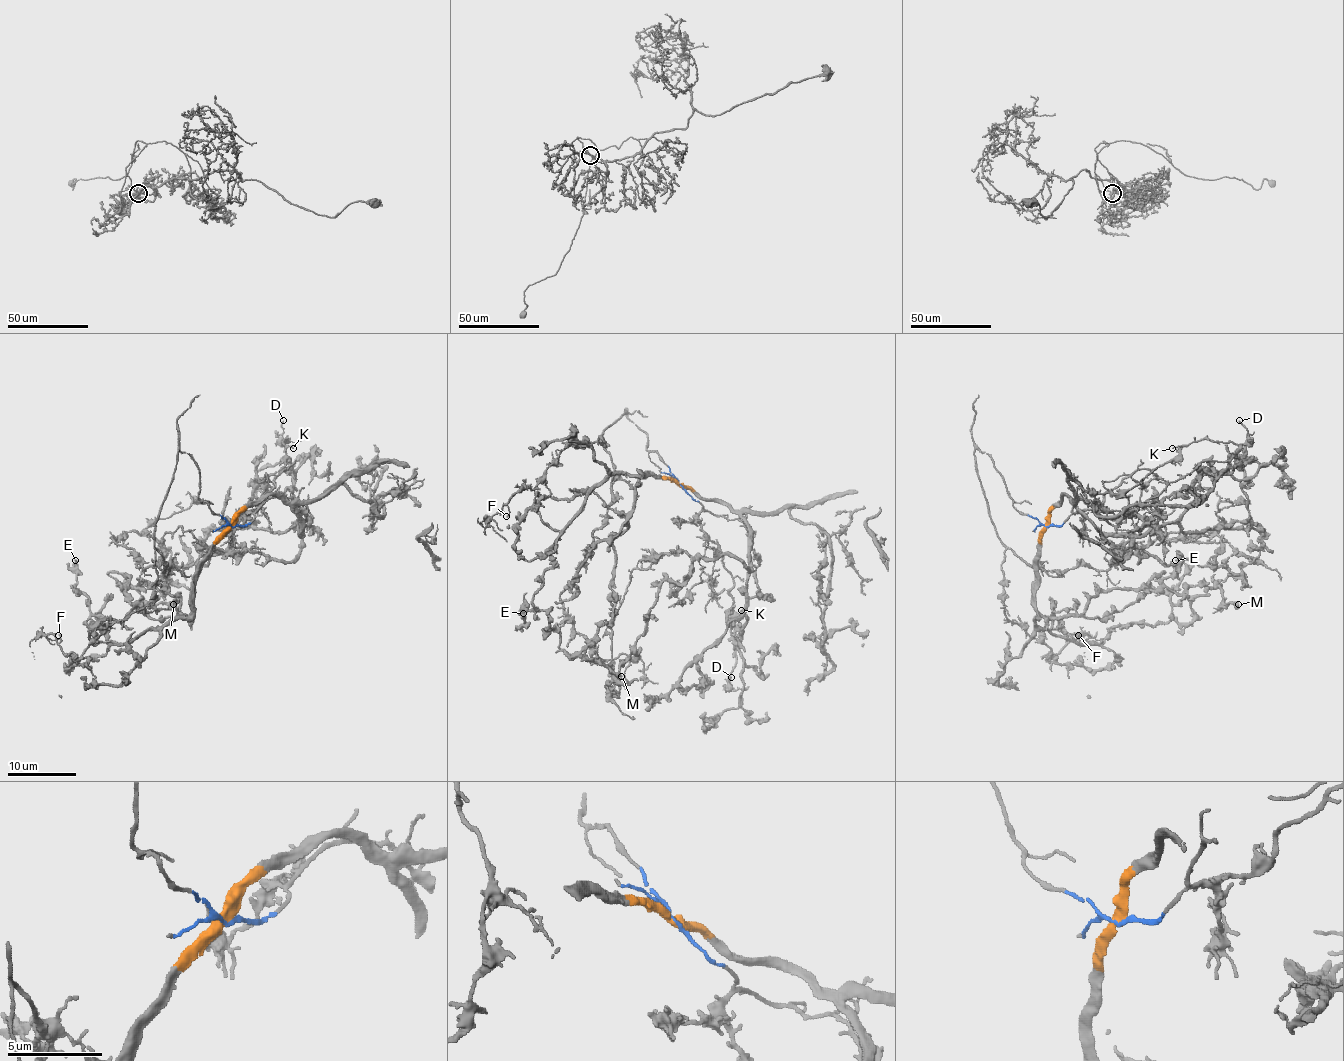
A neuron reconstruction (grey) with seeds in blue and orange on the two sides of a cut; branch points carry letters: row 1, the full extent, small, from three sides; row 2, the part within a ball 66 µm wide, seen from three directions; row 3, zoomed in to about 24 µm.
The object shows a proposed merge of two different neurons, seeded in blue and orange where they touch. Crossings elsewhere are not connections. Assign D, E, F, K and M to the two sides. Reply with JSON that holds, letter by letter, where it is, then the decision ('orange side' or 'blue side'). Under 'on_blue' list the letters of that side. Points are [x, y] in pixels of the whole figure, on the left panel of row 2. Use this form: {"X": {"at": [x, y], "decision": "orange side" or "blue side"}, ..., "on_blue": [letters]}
{"D": {"at": [283, 420], "decision": "blue side"}, "E": {"at": [75, 560], "decision": "orange side"}, "F": {"at": [58, 635], "decision": "blue side"}, "K": {"at": [293, 448], "decision": "blue side"}, "M": {"at": [173, 604], "decision": "orange side"}, "on_blue": ["D", "F", "K"]}

